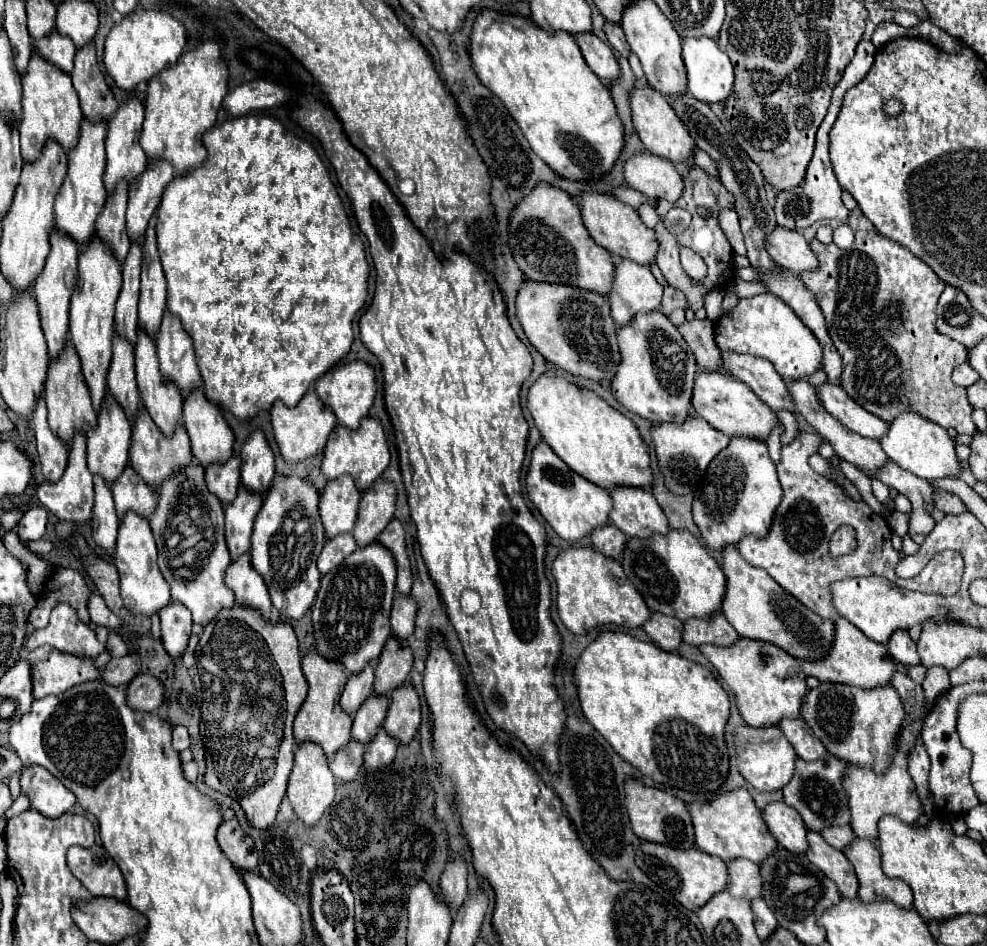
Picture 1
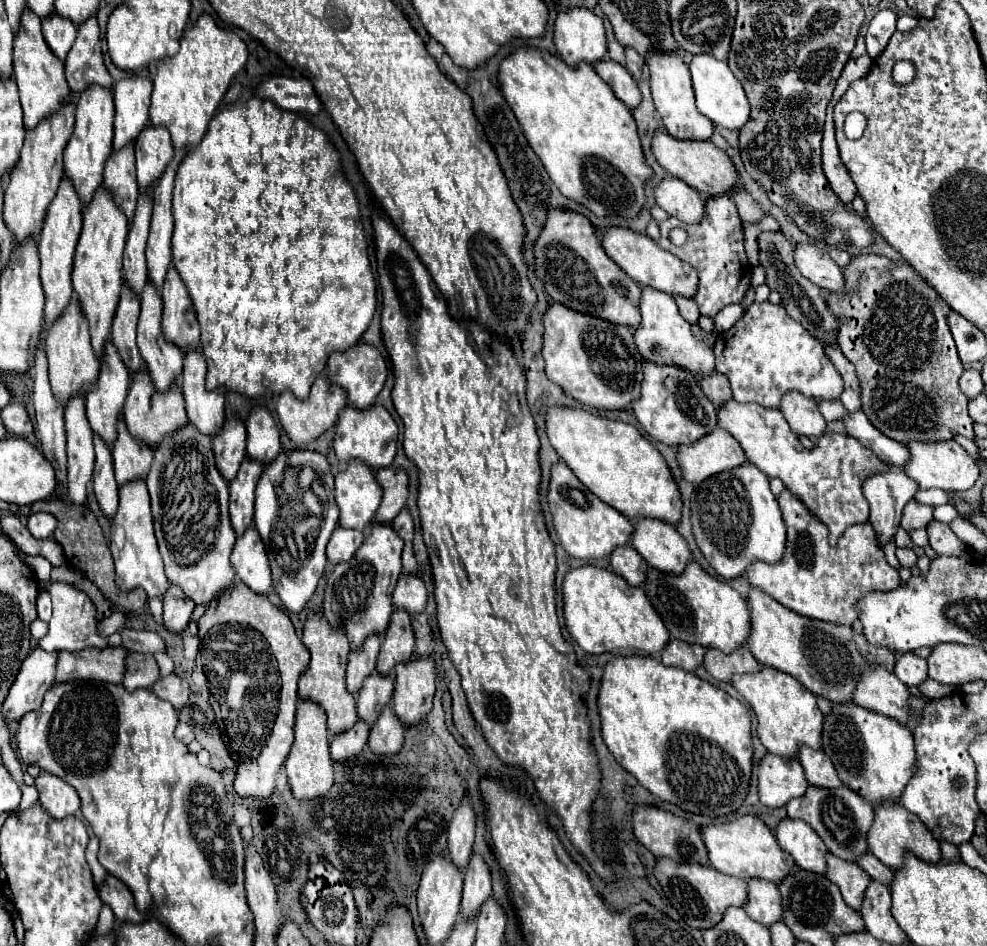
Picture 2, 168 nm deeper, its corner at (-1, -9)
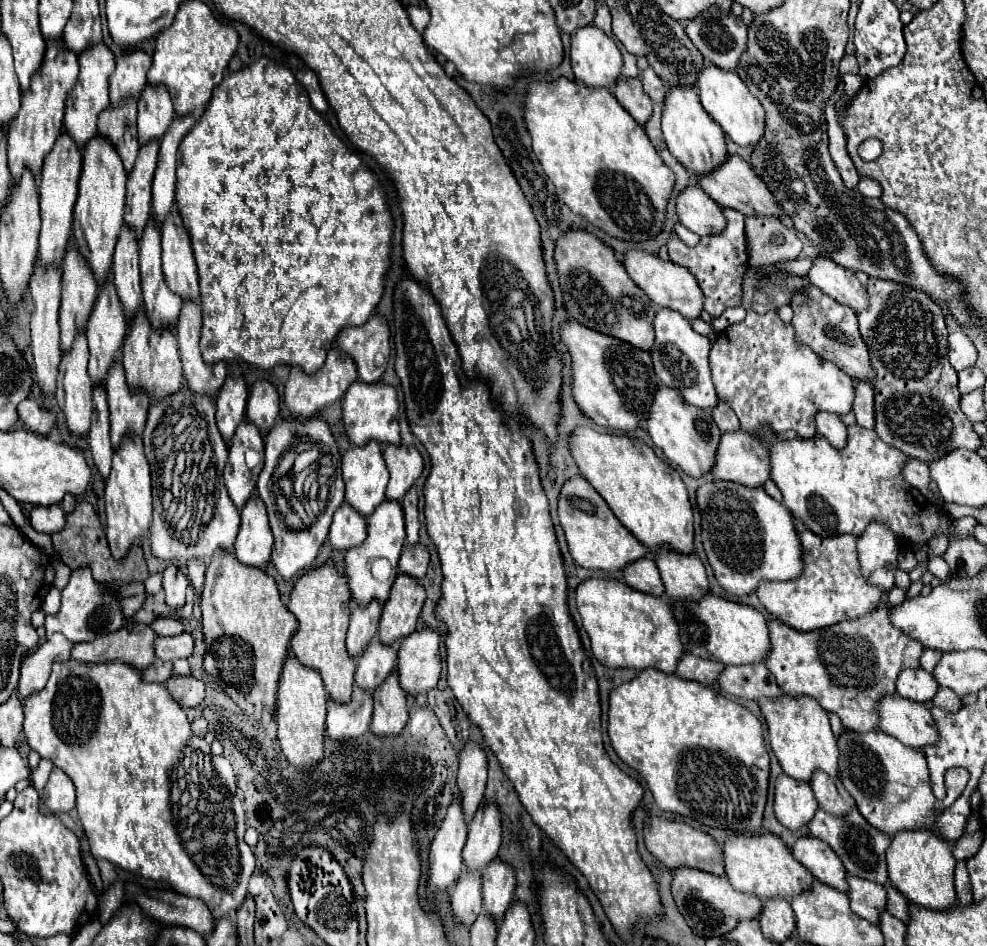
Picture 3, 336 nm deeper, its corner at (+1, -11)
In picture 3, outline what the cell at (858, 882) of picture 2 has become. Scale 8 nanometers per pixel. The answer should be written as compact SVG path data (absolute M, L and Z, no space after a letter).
M848 875L848 897L850 897L850 907L852 911L870 921L870 923L880 923L880 913L886 911L888 905L888 895L886 895L886 887L874 881L866 881L854 875Z

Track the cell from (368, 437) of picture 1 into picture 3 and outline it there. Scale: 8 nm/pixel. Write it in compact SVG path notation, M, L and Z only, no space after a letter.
M356 379L350 387L348 393L342 399L344 407L344 427L348 433L348 439L352 445L366 445L370 439L376 439L378 443L394 443L400 445L400 419L398 419L398 395L396 389L376 381L376 385L364 385L364 381Z

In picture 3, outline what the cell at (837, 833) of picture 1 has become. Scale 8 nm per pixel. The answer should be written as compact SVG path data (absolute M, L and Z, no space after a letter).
M886 883L886 889L888 889L888 913L892 913L896 919L908 923L910 921L910 911L908 911L906 899L890 883Z

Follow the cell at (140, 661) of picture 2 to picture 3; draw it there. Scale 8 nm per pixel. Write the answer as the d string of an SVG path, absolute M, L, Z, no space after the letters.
M156 659L148 669L142 671L144 673L144 681L146 683L166 683L172 677L172 663L164 663L160 659Z

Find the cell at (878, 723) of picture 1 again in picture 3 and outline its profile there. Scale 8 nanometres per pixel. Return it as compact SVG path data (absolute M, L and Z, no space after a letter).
M844 731L838 739L840 749L840 779L846 791L854 797L862 817L886 835L894 835L904 829L926 829L932 831L932 817L956 801L968 783L968 771L954 767L945 774L945 788L948 793L938 801L930 791L930 777L926 757L918 749L902 745L896 737L884 731L854 733Z

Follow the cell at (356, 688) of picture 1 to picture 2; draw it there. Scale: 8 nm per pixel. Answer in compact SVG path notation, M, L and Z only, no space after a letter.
M368 637L362 651L352 649L348 655L348 671L346 671L346 687L350 693L358 693L362 689L364 679L376 669L376 657L380 649L380 639Z

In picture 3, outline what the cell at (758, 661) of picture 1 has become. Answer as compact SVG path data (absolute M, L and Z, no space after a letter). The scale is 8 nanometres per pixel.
M782 695L776 701L760 699L758 701L766 723L768 723L768 737L770 747L782 767L782 771L798 781L810 783L816 771L824 771L832 777L838 777L838 749L836 737L830 729L828 713L812 699L812 697L790 697Z

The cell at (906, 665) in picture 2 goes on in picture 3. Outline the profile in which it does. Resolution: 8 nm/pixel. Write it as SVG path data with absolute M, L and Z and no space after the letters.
M904 669L898 675L896 691L900 697L924 705L926 701L930 701L936 695L938 685L936 685L932 673L928 673L924 669Z

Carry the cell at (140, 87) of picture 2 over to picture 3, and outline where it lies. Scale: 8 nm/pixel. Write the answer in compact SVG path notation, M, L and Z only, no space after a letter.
M136 49L116 59L116 69L110 77L110 101L118 103L124 97L140 97L150 69L150 55Z

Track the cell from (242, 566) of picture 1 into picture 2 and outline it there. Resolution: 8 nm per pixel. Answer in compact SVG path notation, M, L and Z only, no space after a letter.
M254 525L242 537L236 539L230 563L240 583L244 583L258 595L270 593L270 587L272 587L270 565L268 565L262 539L258 531L254 529Z

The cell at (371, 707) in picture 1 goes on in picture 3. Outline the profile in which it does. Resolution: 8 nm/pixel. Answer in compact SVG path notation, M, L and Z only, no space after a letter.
M374 637L372 643L368 643L368 647L358 657L356 683L362 689L374 691L394 667L396 667L396 649L384 645L378 637Z

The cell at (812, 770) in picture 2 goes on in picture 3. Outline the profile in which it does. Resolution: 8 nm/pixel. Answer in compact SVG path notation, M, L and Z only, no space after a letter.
M816 771L816 775L810 781L810 787L814 789L820 809L832 813L834 817L844 817L844 813L850 813L856 807L854 799L846 793L838 777L830 777L826 773Z

